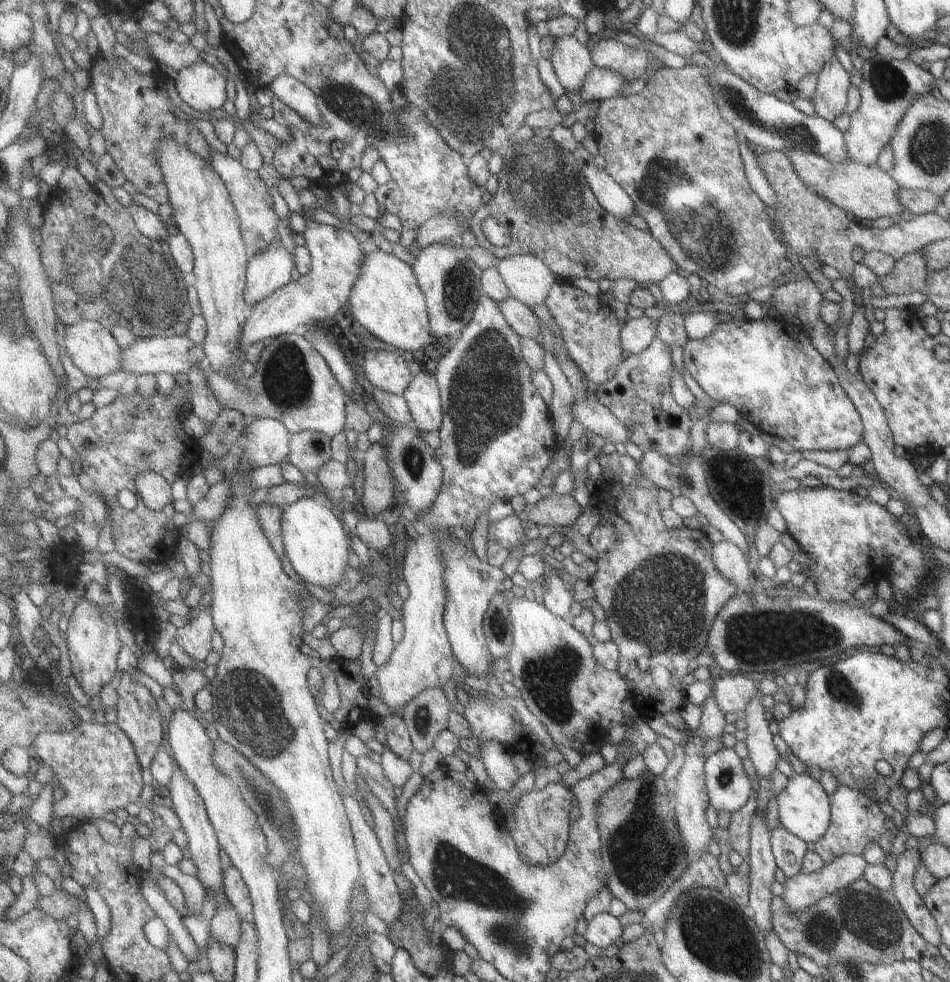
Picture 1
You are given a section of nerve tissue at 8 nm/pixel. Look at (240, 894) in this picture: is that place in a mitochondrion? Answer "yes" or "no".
no

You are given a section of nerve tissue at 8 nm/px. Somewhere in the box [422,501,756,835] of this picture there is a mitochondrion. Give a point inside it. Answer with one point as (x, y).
(662, 600)

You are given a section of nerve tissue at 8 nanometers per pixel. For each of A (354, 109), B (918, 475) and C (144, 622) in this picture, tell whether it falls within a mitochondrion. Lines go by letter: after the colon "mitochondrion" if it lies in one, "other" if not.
A: mitochondrion
B: other
C: other

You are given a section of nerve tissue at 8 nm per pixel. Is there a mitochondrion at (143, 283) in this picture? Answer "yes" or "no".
yes

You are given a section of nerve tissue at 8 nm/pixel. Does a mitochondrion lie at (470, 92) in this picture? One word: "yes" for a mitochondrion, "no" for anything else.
yes

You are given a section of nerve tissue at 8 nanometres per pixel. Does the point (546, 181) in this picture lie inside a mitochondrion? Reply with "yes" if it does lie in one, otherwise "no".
yes

